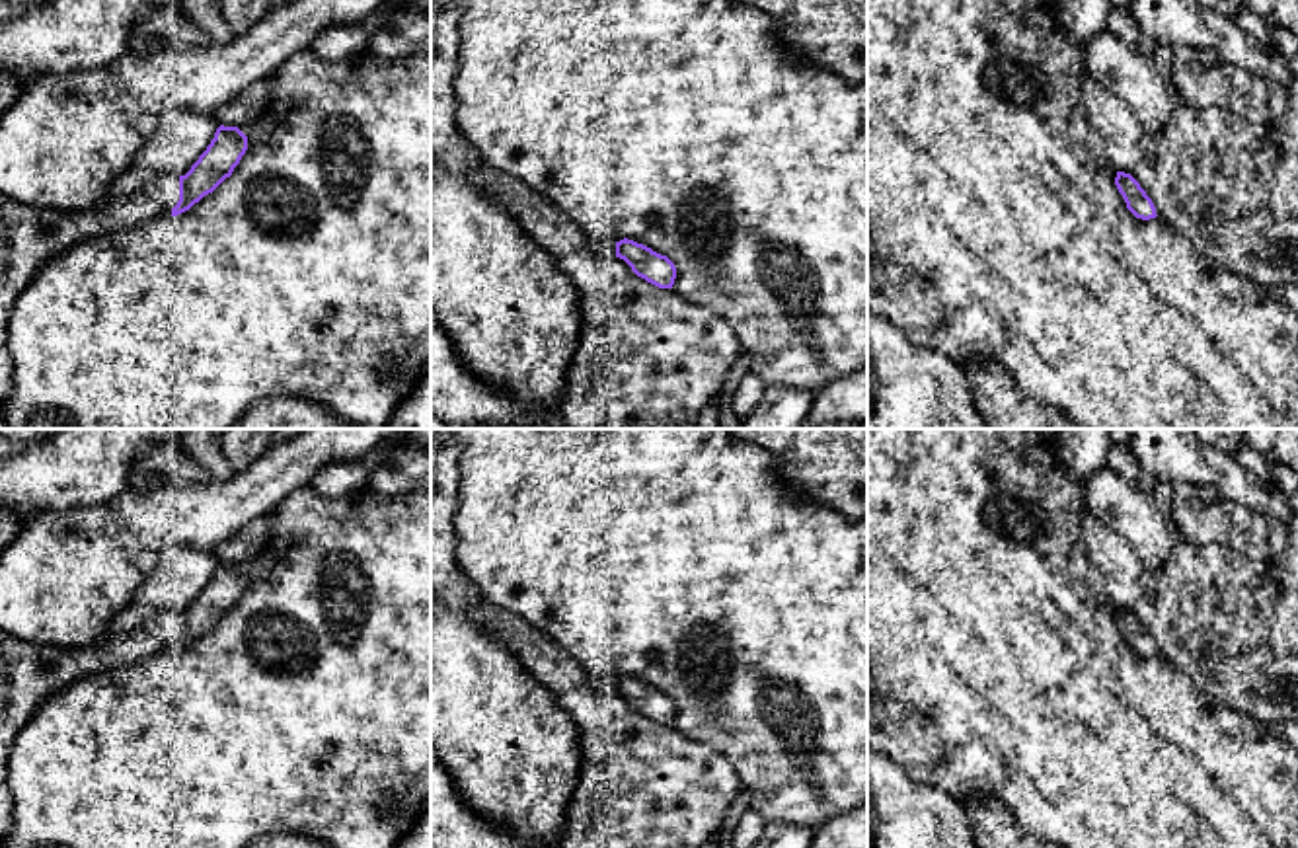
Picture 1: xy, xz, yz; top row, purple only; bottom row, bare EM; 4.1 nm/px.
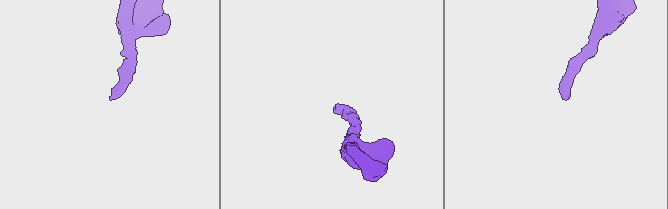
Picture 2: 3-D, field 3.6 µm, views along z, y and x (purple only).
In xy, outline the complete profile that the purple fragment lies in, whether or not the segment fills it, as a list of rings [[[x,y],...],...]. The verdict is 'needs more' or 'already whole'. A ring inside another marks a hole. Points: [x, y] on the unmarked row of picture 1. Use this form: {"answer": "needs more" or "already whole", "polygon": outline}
{"answer": "needs more", "polygon": [[[220,561],[214,575],[185,612],[166,612],[144,626],[86,647],[29,643],[0,630],[0,838],[12,827],[14,797],[6,760],[21,727],[68,684],[136,663],[158,651],[177,653],[232,612],[248,587],[238,563]]]}

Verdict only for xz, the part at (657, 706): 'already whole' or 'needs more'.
needs more

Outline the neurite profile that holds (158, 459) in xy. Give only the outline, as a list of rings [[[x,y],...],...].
[[[154,444],[146,454],[134,460],[129,476],[131,487],[146,485],[146,480],[152,474],[173,476],[181,482],[199,482],[210,478],[193,456],[172,450],[164,444]]]

